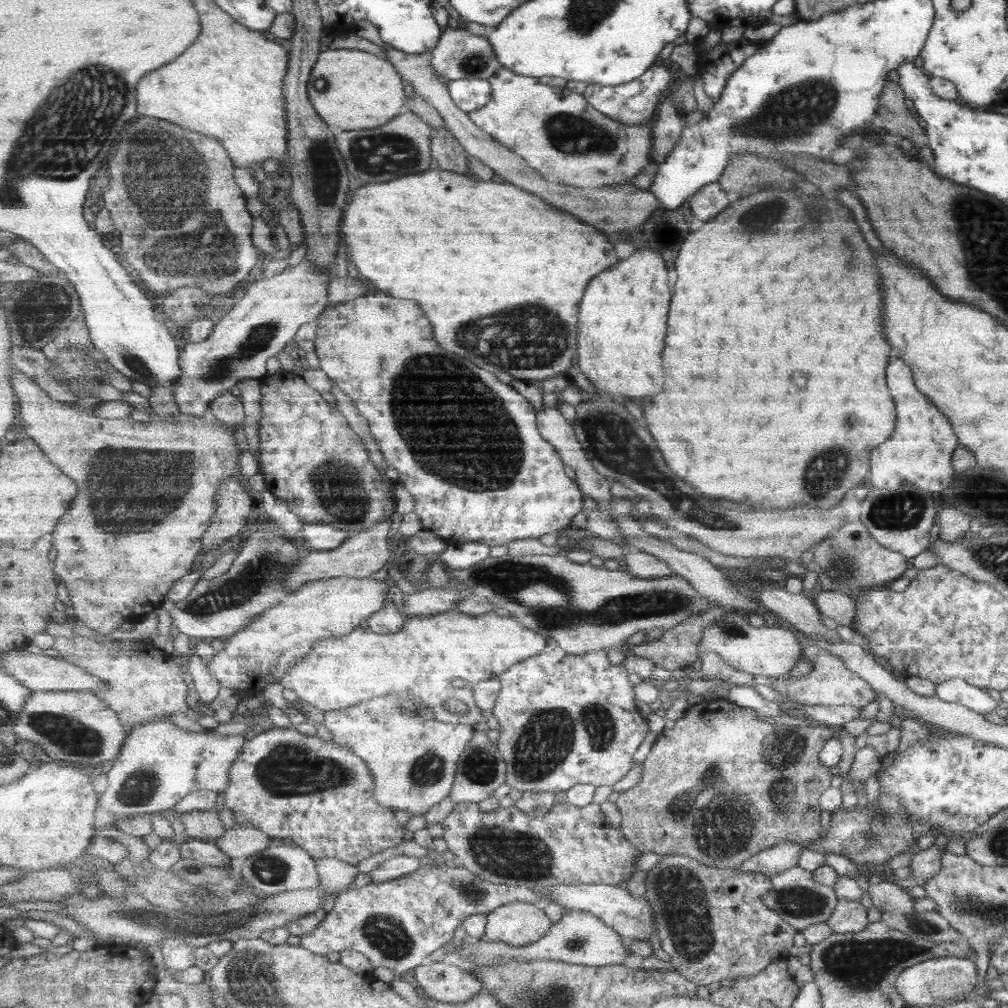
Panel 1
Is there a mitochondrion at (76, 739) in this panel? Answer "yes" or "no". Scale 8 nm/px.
yes

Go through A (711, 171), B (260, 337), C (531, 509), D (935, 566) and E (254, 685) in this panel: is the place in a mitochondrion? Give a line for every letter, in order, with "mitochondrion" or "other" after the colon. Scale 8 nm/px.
A: other
B: mitochondrion
C: other
D: other
E: other

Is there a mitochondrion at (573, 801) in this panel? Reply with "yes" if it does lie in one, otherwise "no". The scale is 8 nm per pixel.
no

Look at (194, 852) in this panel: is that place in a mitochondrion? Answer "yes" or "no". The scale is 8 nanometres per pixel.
no

